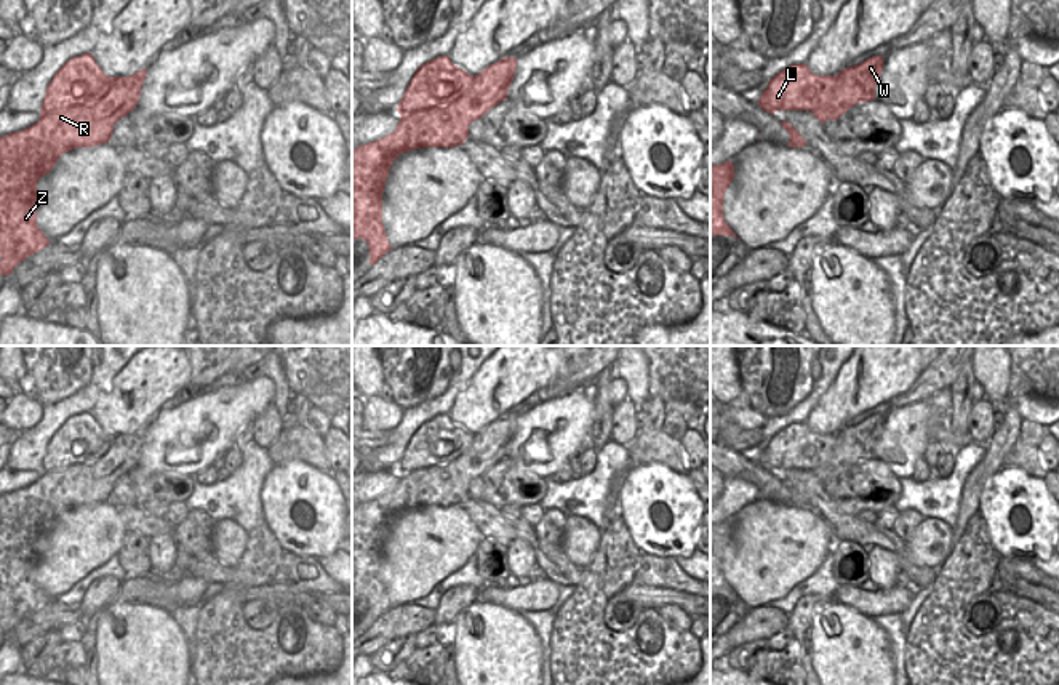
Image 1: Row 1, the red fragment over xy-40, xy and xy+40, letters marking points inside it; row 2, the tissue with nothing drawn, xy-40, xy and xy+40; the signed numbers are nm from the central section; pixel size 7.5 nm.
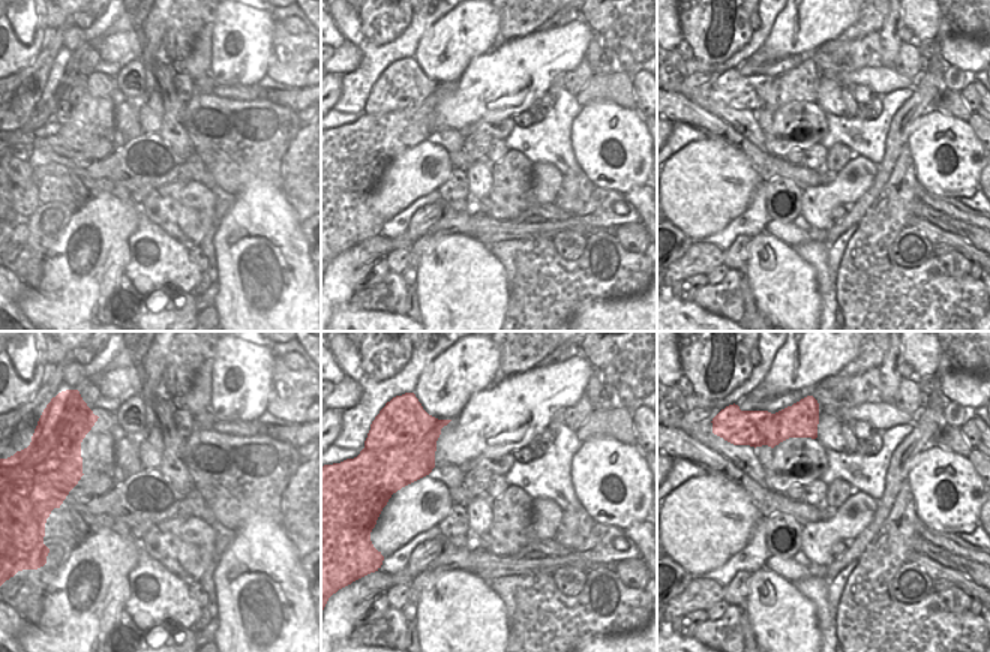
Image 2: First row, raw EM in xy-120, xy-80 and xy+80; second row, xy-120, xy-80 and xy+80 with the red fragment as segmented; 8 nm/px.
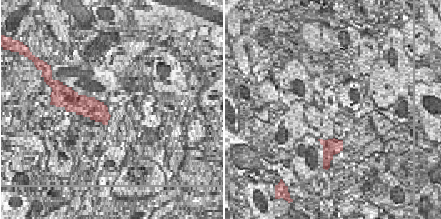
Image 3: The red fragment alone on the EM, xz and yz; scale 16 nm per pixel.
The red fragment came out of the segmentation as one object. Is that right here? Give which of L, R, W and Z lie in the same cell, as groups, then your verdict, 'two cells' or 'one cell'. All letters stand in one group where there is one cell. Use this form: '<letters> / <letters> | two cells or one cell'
L / R W Z | two cells

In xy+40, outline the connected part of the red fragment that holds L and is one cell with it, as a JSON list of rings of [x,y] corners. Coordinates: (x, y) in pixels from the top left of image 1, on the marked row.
[[[793,64],[774,75],[758,106],[774,114],[776,110],[817,110],[833,98],[835,75],[816,75],[806,64]]]

